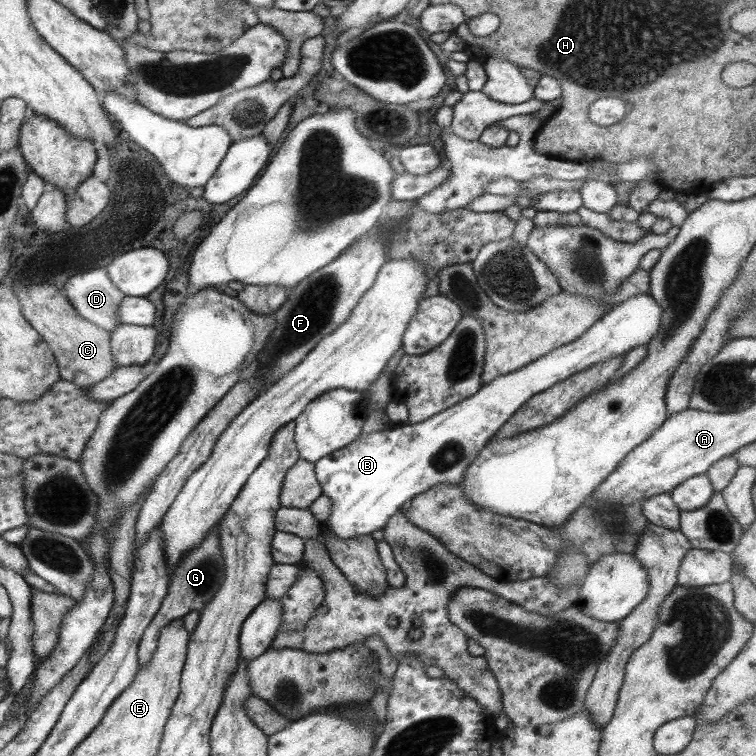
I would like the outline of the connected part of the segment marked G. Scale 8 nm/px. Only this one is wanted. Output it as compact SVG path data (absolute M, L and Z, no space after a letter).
M215 523L191 550L184 552L178 558L176 567L172 570L172 575L168 580L168 587L160 607L145 627L140 638L136 652L138 668L148 664L149 659L153 656L161 628L171 621L180 620L191 610L200 611L205 608L206 603L214 597L214 594L217 594L224 570L220 538L218 537L219 529L219 523Z

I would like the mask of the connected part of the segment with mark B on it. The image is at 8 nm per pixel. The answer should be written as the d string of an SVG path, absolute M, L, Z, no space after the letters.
M637 294L620 302L619 304L613 305L607 312L604 312L601 315L601 318L598 318L589 328L586 330L579 338L575 338L573 342L567 342L563 346L558 346L555 350L547 352L547 354L541 356L539 359L529 363L527 366L521 367L519 370L511 371L509 374L503 374L487 382L479 387L477 393L470 395L469 398L464 398L462 402L458 402L437 414L434 414L432 417L427 418L423 422L417 422L415 424L405 424L402 426L391 426L385 428L382 431L370 432L366 435L358 435L358 437L350 442L347 446L332 452L331 454L325 455L323 458L320 458L317 462L313 463L315 478L319 482L322 494L326 498L329 498L331 502L330 506L330 515L329 518L326 518L326 521L321 525L321 529L325 529L330 535L339 538L355 538L359 535L370 535L373 530L382 529L391 516L394 516L394 513L400 510L400 508L405 505L411 498L415 498L417 494L423 494L425 490L430 489L433 485L439 483L451 483L452 485L457 485L459 482L462 482L462 475L464 474L467 467L470 465L470 462L479 454L479 451L490 441L490 438L499 430L500 426L505 424L505 421L522 405L525 404L533 395L539 394L544 390L547 390L551 385L557 384L566 378L569 378L571 375L575 375L578 372L581 372L587 367L594 366L595 364L605 361L605 359L617 357L619 355L625 356L625 354L635 348L635 346L641 346L641 344L647 344L652 338L653 335L657 332L659 328L660 318L662 317L662 308L653 300L653 297L648 296L647 294Z

